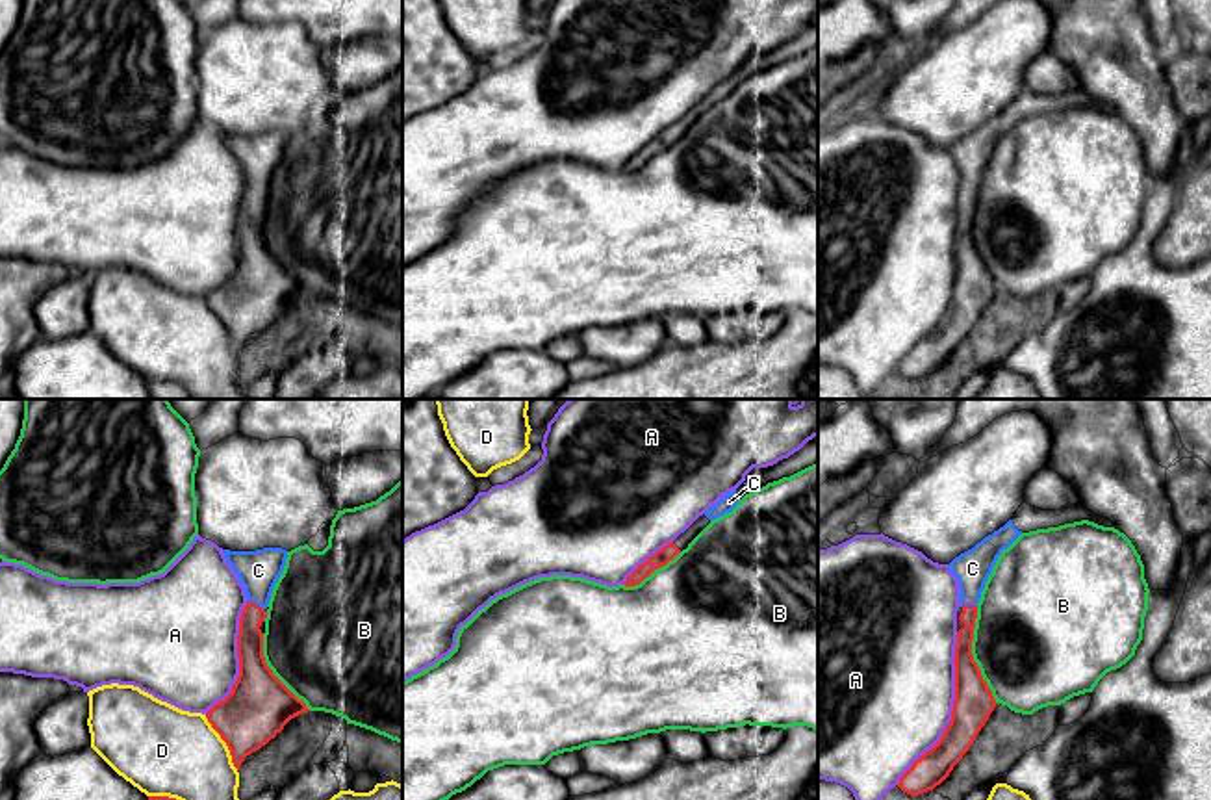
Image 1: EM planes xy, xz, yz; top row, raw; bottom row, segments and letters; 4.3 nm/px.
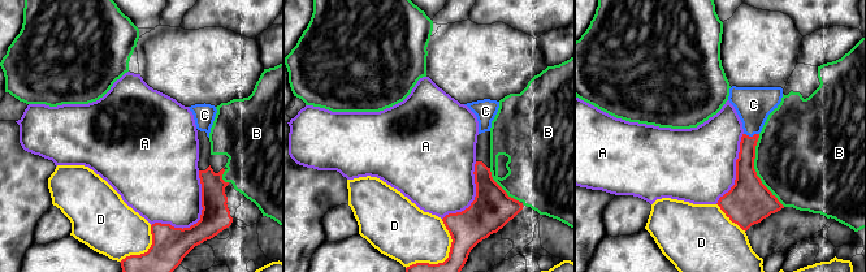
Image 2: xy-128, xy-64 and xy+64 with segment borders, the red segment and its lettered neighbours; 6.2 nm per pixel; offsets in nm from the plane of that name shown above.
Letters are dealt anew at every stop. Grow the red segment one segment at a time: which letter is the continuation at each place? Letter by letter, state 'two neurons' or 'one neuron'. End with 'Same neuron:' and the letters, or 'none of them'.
A: two neurons
B: two neurons
C: one neuron
D: two neurons
Same neuron: C

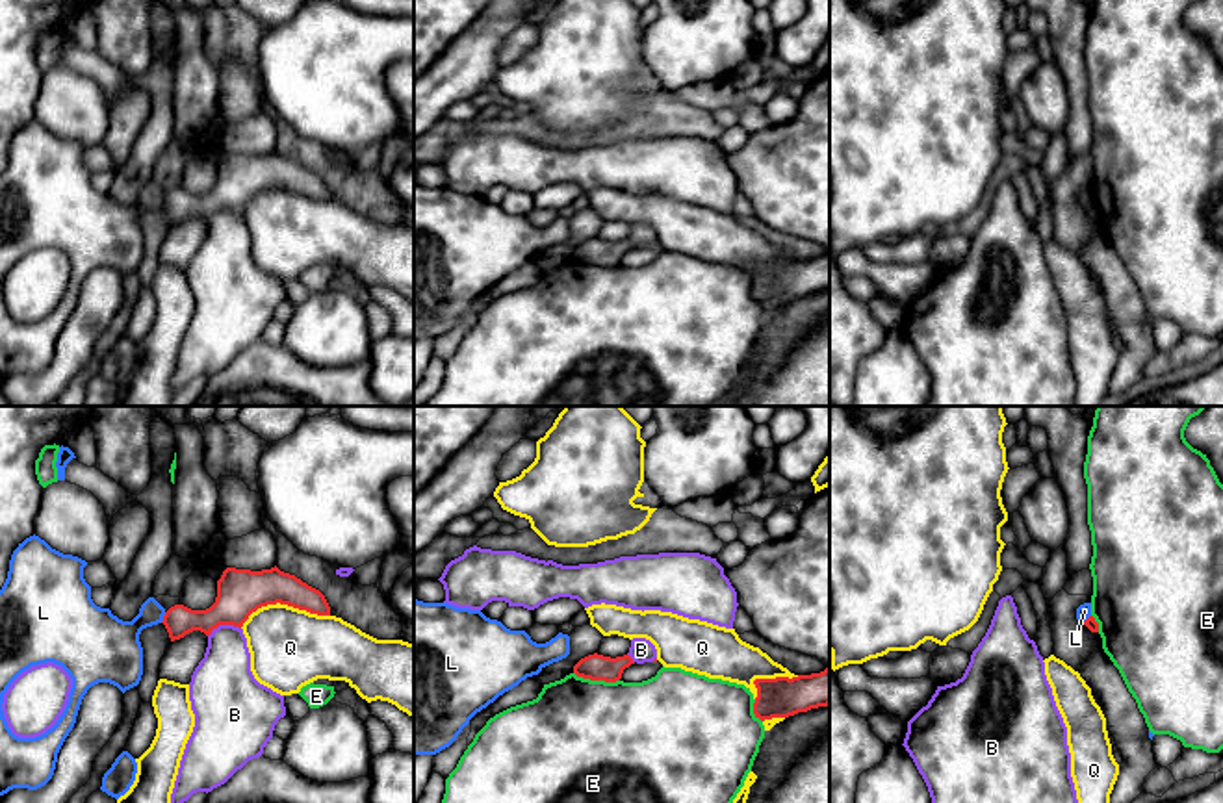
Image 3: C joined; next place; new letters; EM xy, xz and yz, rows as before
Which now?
B: two neurons
E: two neurons
L: two neurons
Q: two neurons
Same neuron: none of them

